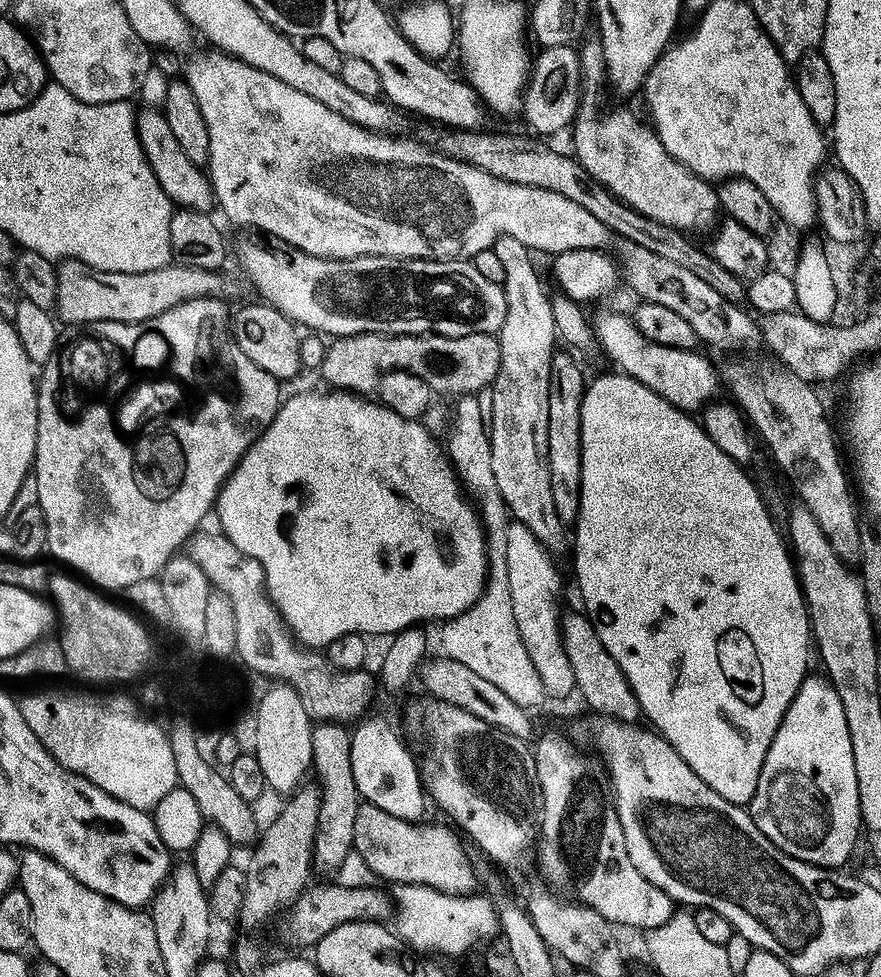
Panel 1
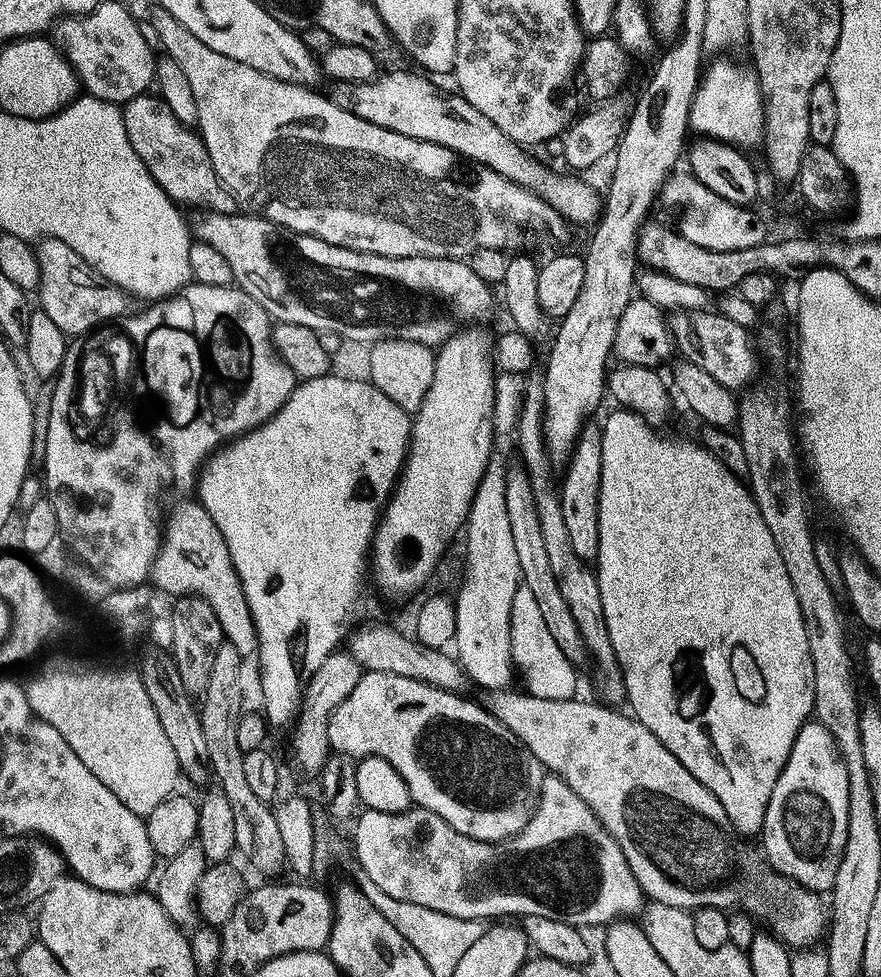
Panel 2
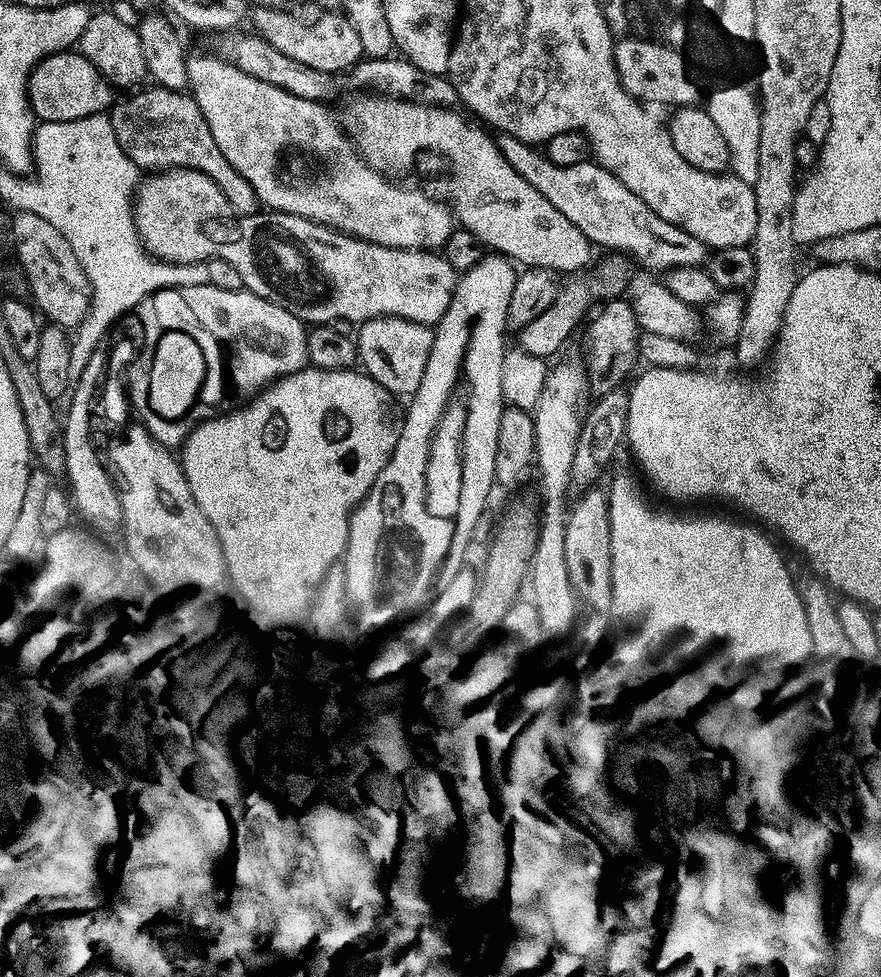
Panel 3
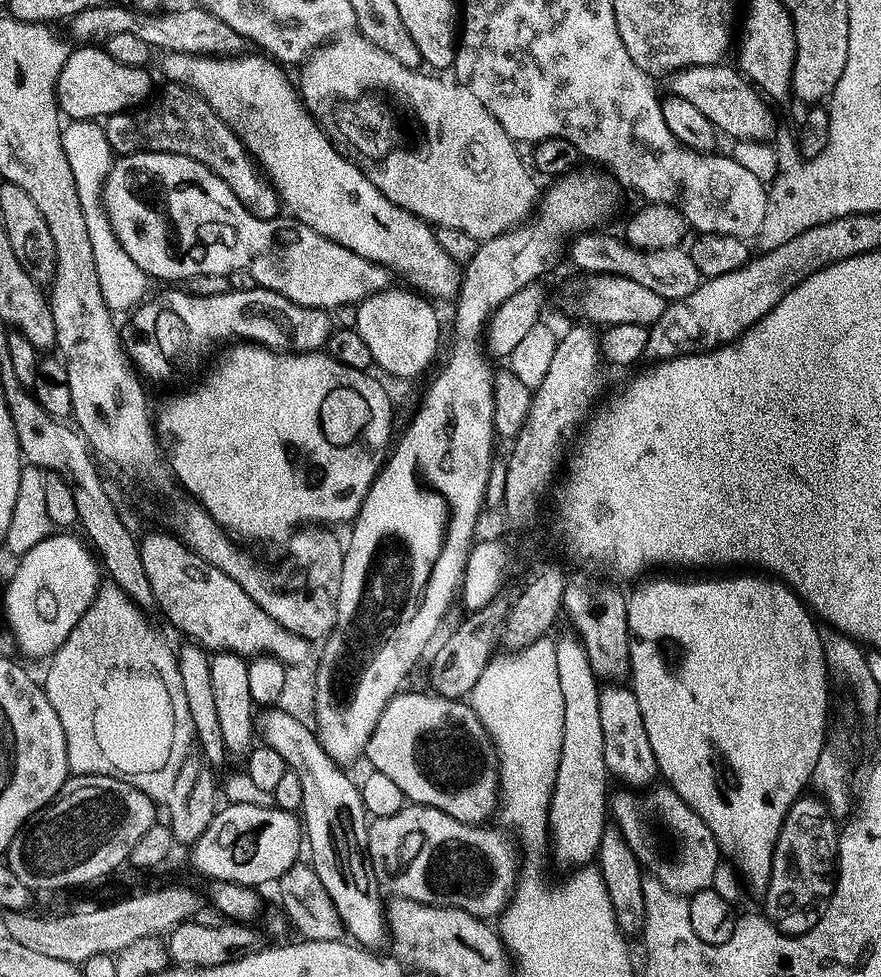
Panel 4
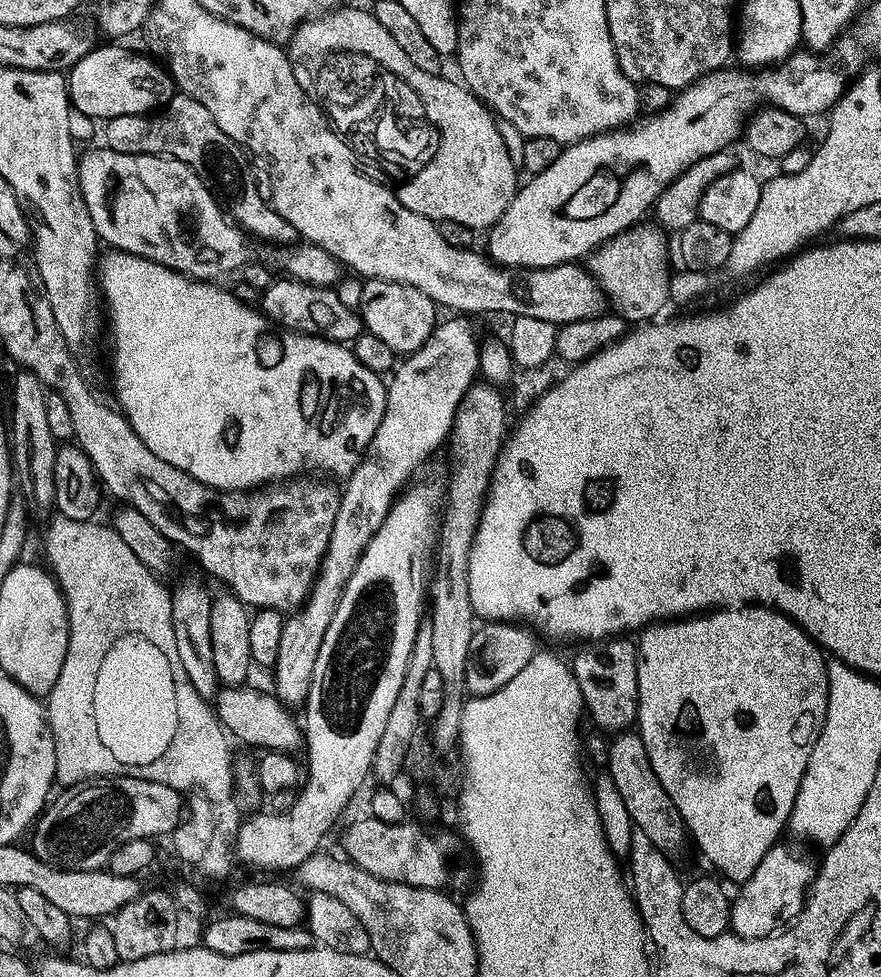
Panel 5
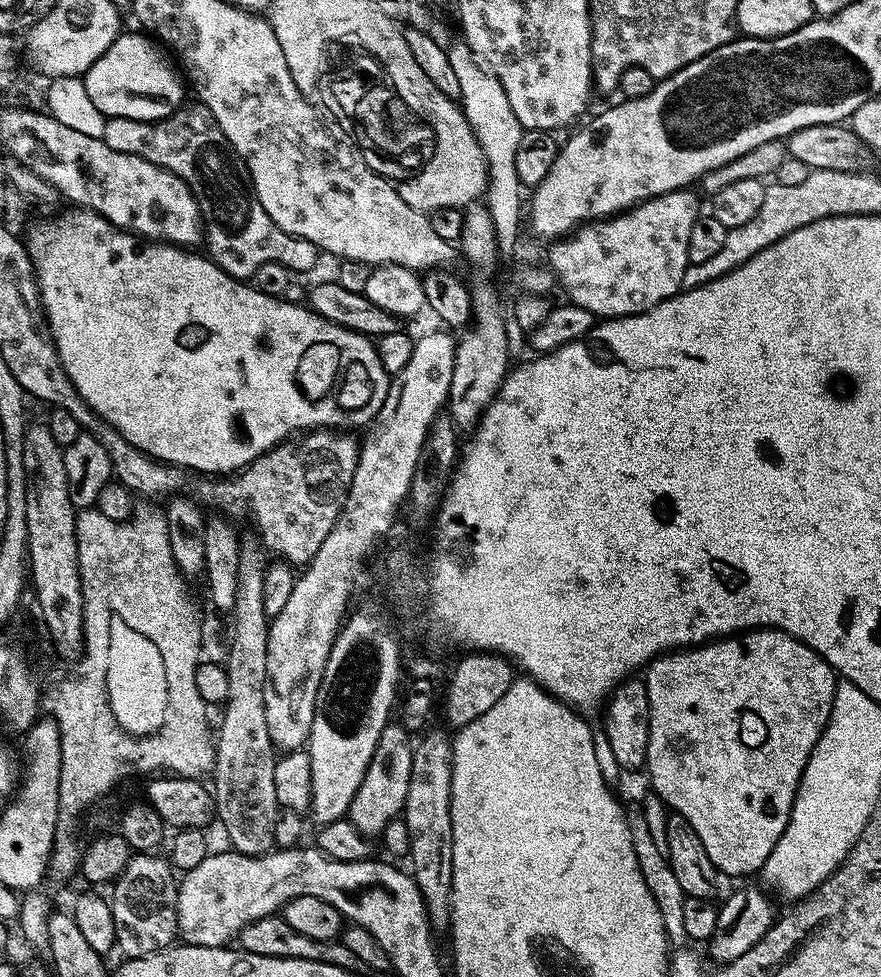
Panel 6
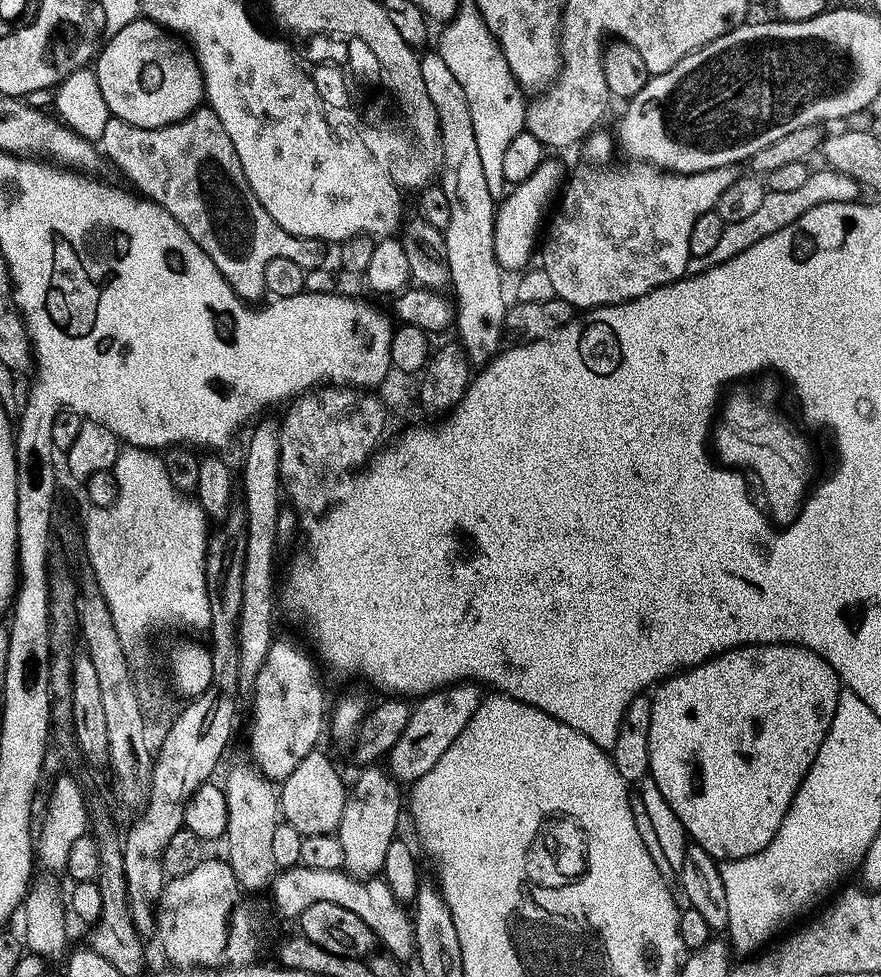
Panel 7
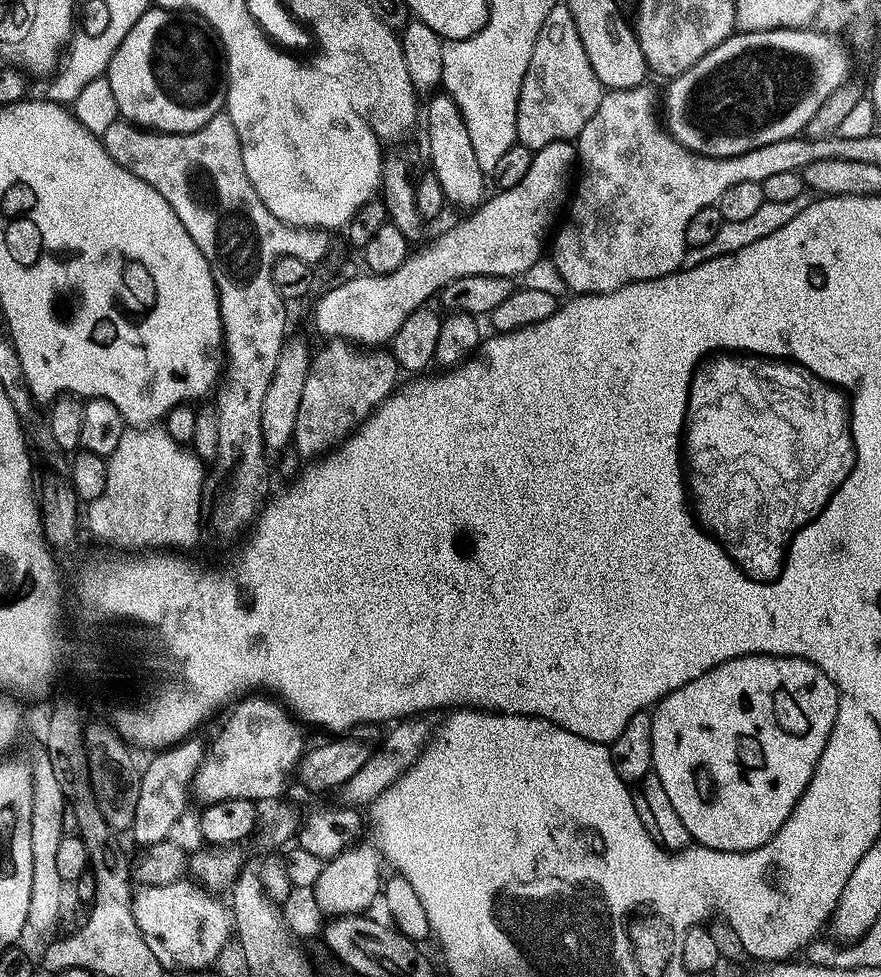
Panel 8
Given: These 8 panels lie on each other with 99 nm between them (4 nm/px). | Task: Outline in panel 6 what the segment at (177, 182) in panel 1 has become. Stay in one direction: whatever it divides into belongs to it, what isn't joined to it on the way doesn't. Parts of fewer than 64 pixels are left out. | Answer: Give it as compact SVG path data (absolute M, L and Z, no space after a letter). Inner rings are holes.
M199 102L190 104L177 108L161 120L135 120L113 116L105 126L103 139L106 146L122 154L146 158L159 168L170 170L178 178L182 178L182 182L186 182L186 186L194 194L200 207L202 236L206 244L208 240L207 255L228 276L236 280L247 281L254 274L254 270L262 266L262 262L278 262L286 266L293 274L310 271L315 266L316 259L321 259L320 249L314 246L314 242L286 234L286 230L279 228L270 218L270 214L262 210L262 202L258 202L256 190L252 186L252 178L248 174L248 167L236 155L226 134L222 134L214 114L210 114L205 104Z

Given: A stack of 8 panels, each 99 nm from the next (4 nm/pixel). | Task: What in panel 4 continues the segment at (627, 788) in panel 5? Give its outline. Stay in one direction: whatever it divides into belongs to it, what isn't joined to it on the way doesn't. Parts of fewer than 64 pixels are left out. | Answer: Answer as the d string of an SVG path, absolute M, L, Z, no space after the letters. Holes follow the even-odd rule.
M612 682L601 687L600 704L599 721L602 722L603 753L609 773L624 783L621 785L632 790L644 790L655 785L658 780L658 769L654 750L650 747L650 737L646 734L646 722L642 722L642 710L638 710L638 698L632 693L631 687L620 682Z

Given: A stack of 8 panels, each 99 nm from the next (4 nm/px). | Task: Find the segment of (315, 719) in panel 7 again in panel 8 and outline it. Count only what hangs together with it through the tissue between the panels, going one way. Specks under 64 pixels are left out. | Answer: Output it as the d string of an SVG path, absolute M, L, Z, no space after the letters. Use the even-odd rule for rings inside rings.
M249 694L243 697L228 714L224 729L213 738L212 744L210 740L207 745L204 761L200 763L196 776L192 779L191 795L195 799L197 796L204 806L217 804L223 800L271 802L281 799L285 795L284 787L287 786L288 779L291 776L293 779L300 758L306 751L303 732L305 729L301 721L279 699L268 694Z

